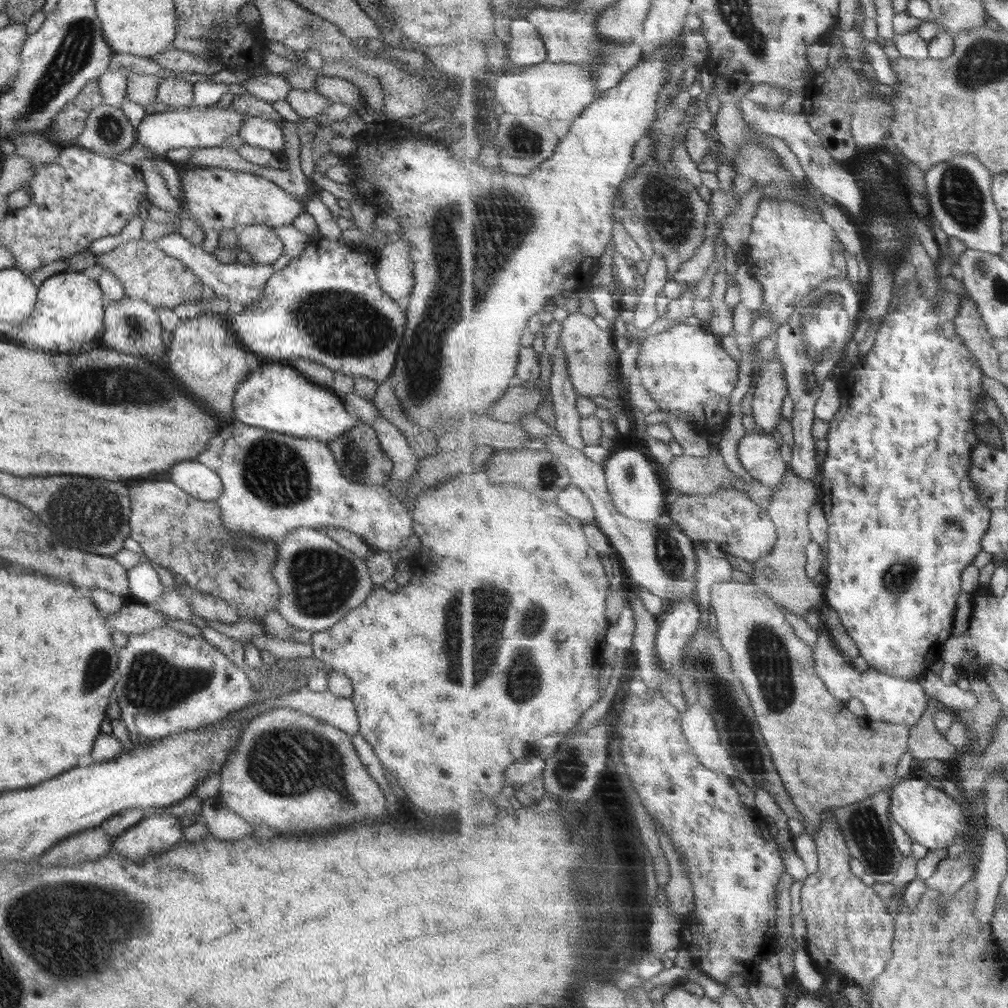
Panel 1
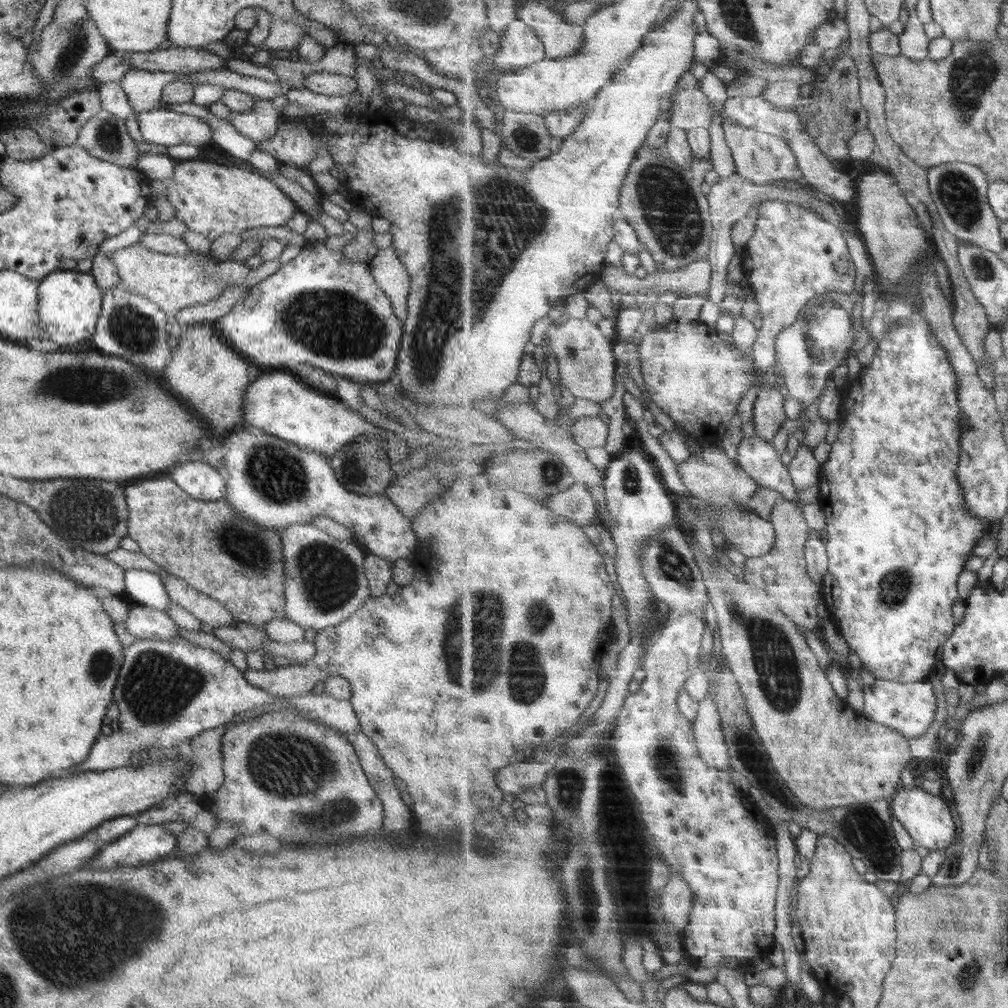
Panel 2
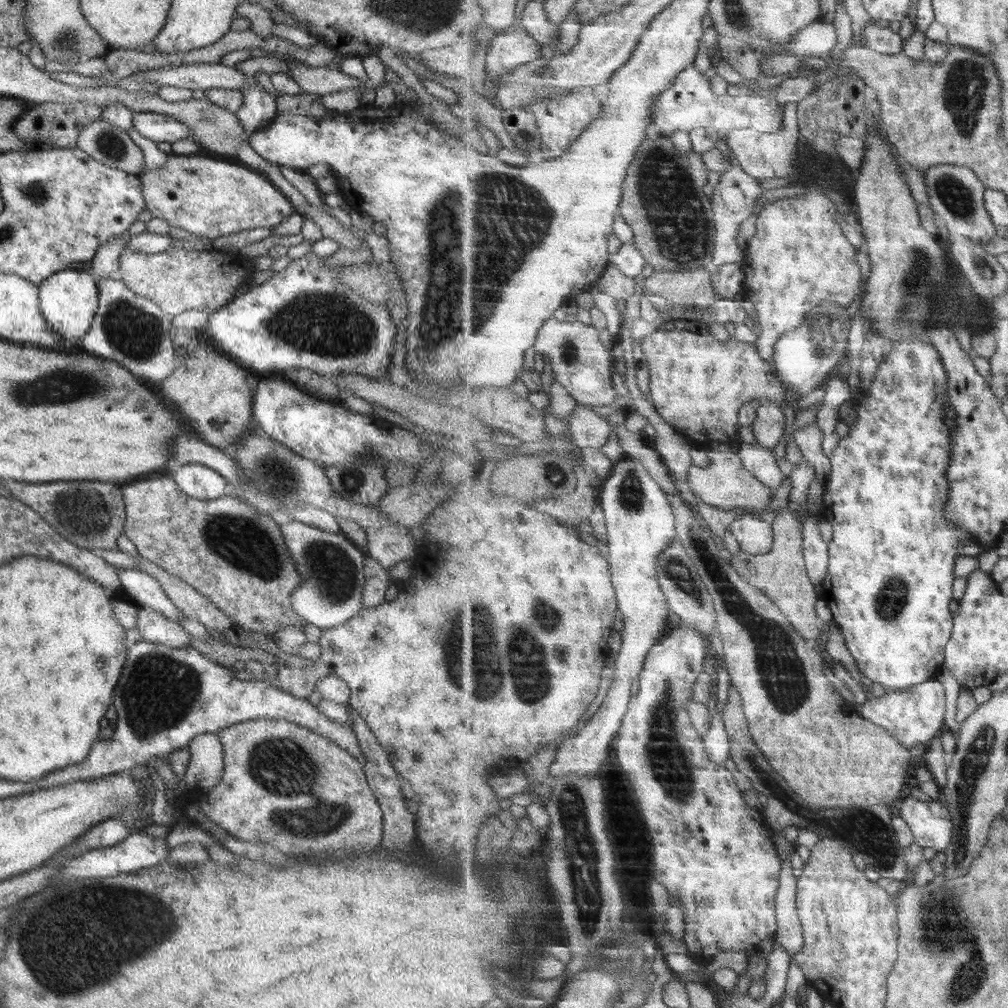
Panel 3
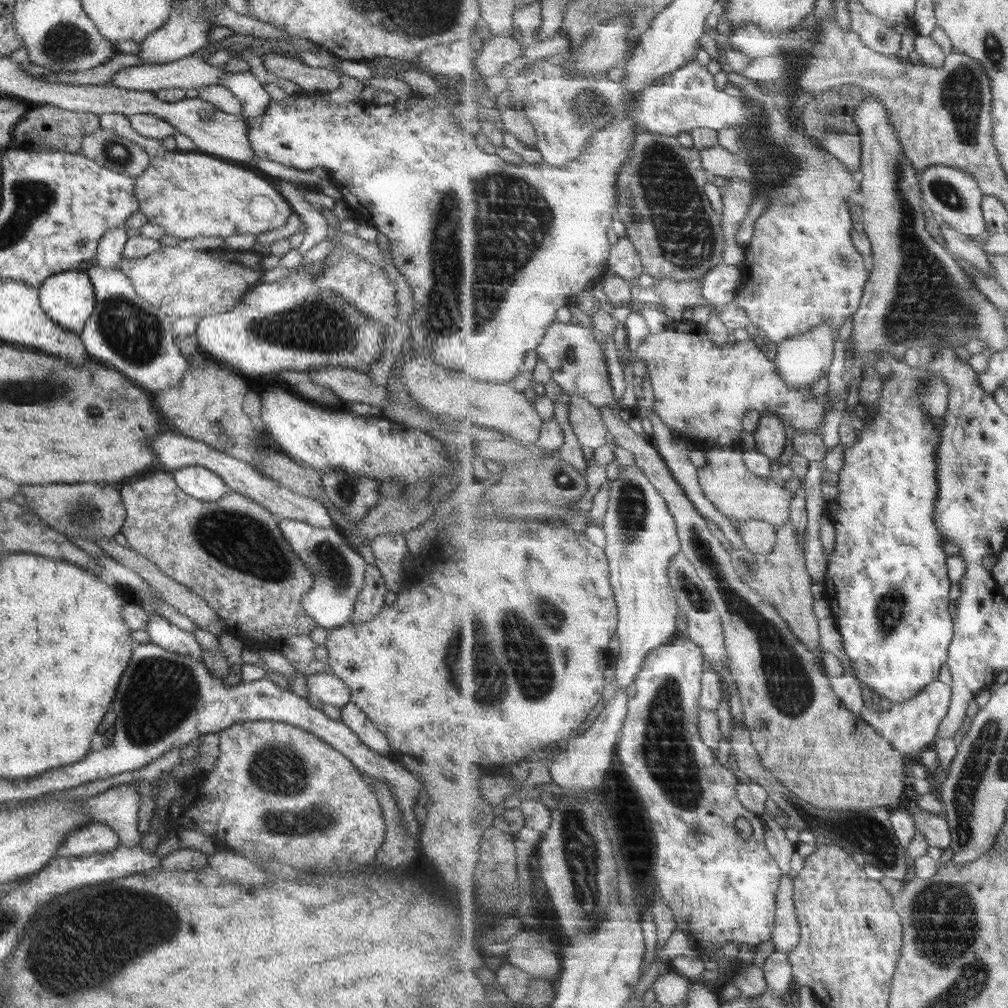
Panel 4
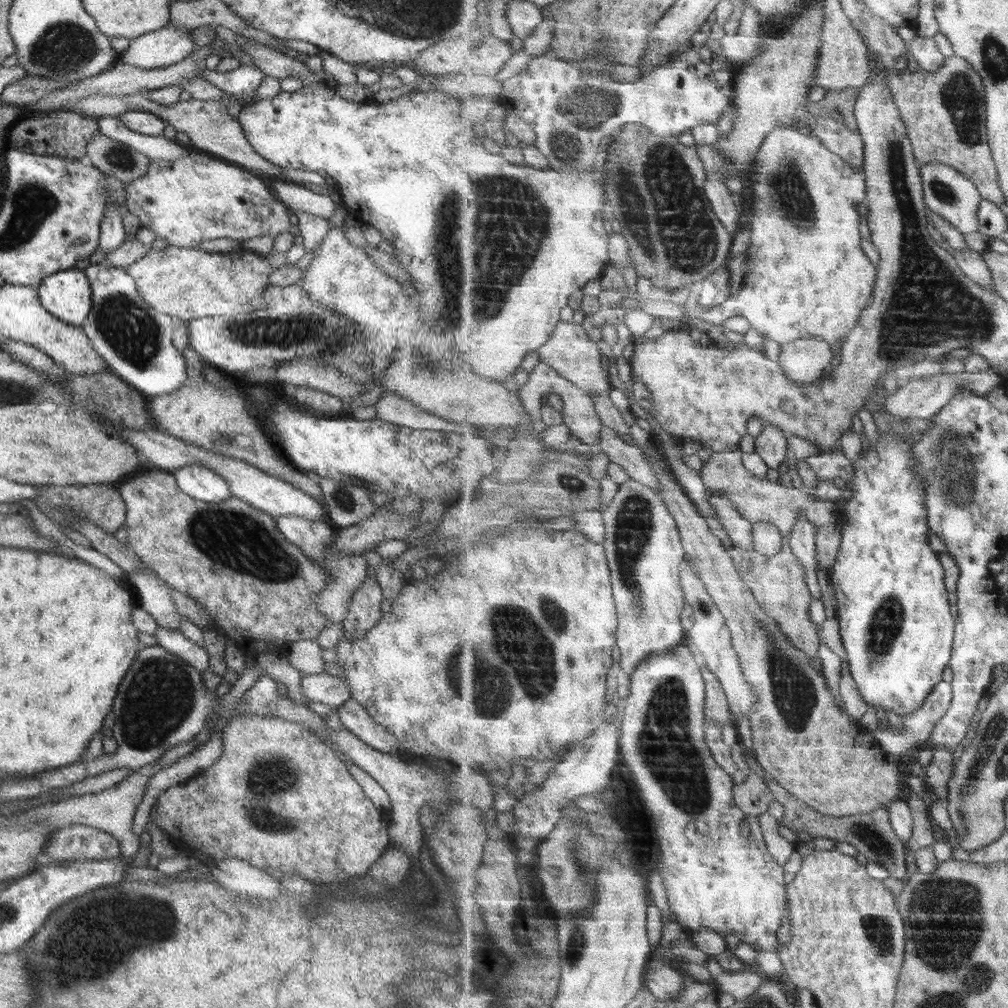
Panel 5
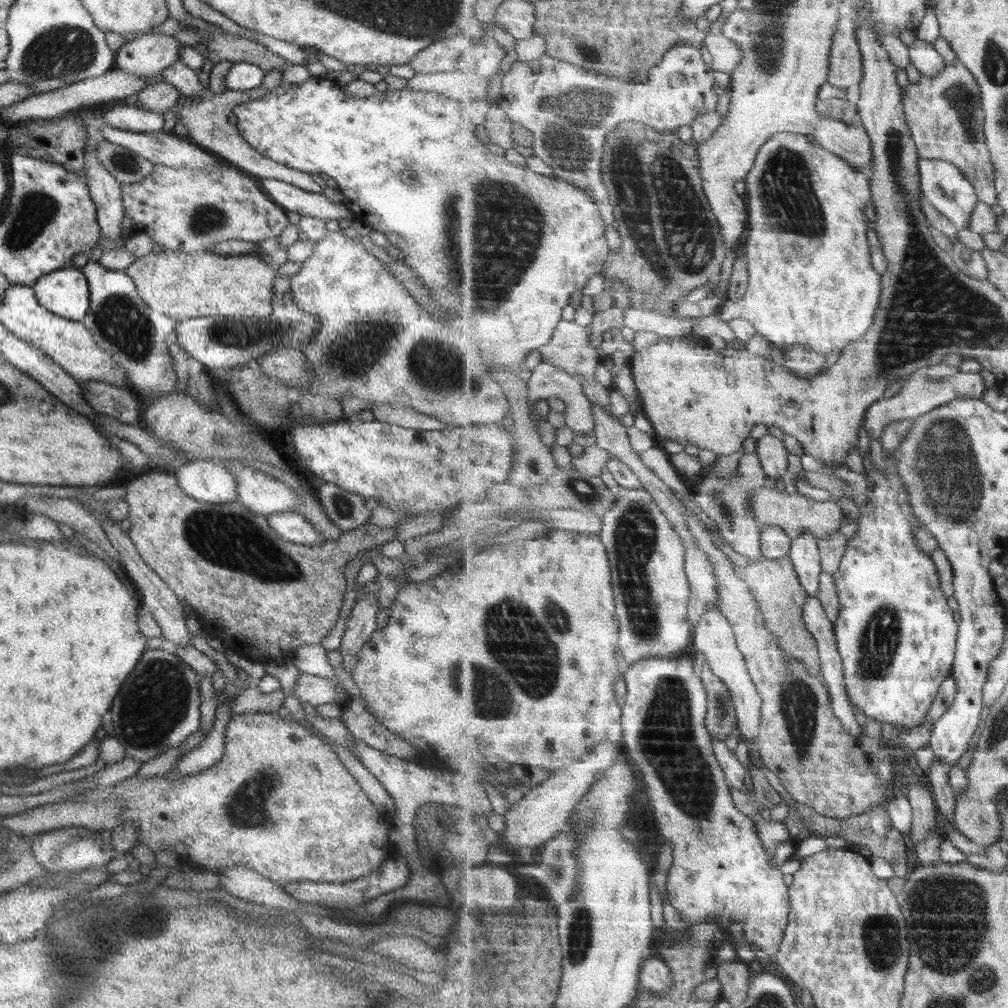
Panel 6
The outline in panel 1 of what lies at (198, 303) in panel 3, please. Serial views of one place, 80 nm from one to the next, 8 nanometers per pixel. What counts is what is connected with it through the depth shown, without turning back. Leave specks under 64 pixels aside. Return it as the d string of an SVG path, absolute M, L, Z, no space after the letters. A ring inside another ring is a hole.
M141 239L117 245L111 251L94 255L95 265L109 269L119 279L124 296L141 299L152 307L172 309L184 302L199 301L208 297L208 289L182 262L167 256L154 243Z

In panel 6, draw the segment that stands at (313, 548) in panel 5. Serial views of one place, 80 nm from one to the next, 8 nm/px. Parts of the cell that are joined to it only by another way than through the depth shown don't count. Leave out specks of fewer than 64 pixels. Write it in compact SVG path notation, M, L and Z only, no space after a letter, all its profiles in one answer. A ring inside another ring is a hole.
M293 511L266 516L269 528L283 540L298 545L319 545L320 534L299 514Z

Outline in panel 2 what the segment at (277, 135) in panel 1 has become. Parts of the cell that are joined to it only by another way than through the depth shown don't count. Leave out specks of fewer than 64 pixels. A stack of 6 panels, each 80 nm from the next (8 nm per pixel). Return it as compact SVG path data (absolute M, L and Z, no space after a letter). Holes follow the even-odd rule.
M254 98L254 100L255 104L251 112L241 112L232 116L230 123L239 134L257 144L273 136L282 117L271 106L270 100L263 98Z

